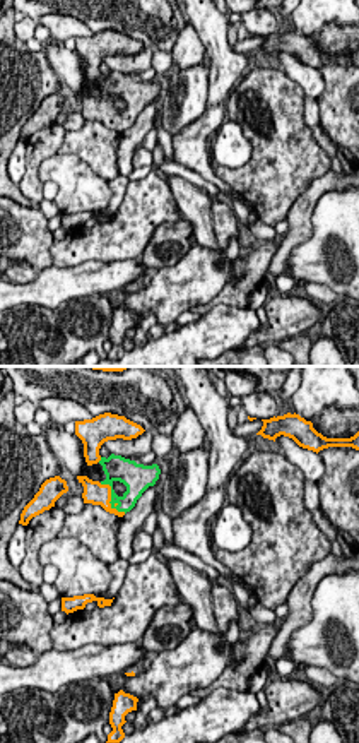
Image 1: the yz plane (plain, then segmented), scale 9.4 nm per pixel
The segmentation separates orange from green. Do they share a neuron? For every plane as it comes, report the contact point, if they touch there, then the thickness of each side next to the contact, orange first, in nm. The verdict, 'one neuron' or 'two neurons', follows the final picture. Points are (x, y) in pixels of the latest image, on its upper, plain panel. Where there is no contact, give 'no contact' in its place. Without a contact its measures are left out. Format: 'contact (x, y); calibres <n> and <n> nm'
contact (110, 113); calibres 220 and 190 nm

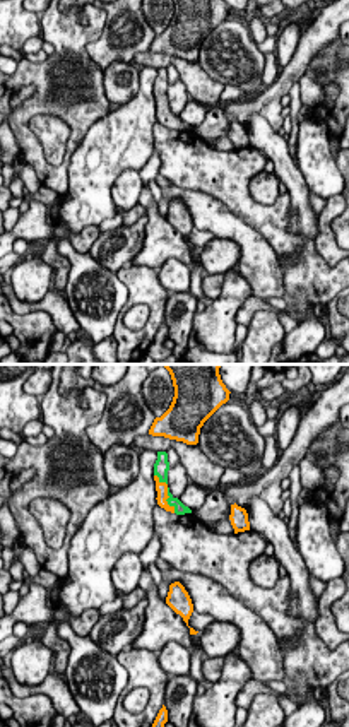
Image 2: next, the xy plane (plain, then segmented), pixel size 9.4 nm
contact (166, 115); calibres 120 and 120 nm

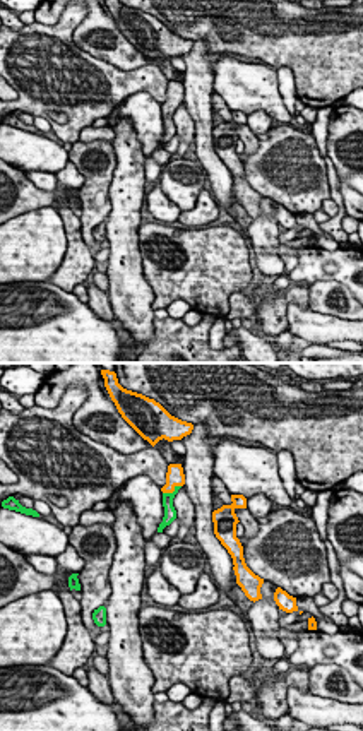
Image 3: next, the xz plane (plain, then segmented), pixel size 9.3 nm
contact (172, 108); calibres 170 and 130 nm

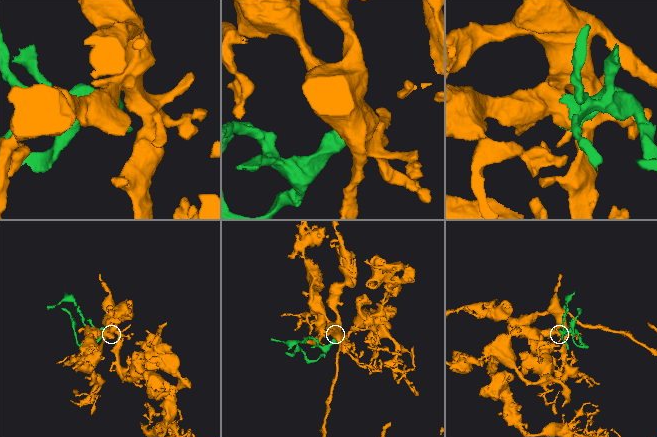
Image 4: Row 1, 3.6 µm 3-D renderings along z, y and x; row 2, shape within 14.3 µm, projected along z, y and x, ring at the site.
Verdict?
one neuron

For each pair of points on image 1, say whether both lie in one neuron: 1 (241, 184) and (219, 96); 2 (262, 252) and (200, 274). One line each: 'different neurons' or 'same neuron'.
1: different neurons
2: different neurons

